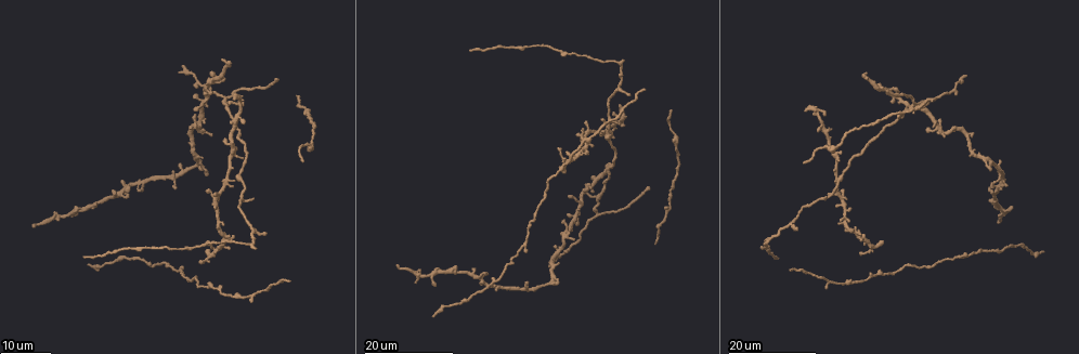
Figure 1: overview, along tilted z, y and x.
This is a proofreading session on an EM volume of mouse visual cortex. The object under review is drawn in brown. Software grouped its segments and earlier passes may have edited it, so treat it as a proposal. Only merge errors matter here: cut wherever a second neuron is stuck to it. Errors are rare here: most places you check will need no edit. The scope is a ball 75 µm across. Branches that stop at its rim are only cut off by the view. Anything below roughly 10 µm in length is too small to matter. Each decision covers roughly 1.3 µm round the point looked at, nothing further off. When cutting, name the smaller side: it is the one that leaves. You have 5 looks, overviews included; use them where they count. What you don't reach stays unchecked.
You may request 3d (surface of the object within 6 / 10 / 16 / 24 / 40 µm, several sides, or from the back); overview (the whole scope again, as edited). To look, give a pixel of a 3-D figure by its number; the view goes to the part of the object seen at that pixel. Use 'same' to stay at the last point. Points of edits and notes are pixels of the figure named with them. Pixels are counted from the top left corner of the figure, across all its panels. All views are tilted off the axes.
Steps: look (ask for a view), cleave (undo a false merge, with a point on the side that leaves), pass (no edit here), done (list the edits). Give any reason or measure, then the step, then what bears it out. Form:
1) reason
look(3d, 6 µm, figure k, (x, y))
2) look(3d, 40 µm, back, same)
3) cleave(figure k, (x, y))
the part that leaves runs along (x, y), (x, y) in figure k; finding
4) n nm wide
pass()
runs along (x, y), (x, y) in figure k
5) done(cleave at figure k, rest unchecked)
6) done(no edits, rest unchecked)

a fork
look(3d, 24 µm, figure 1, (228, 98))

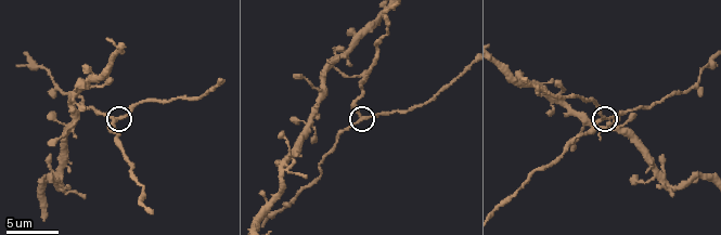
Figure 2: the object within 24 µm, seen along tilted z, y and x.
look(3d, 10 µm, figure 2, (362, 118))

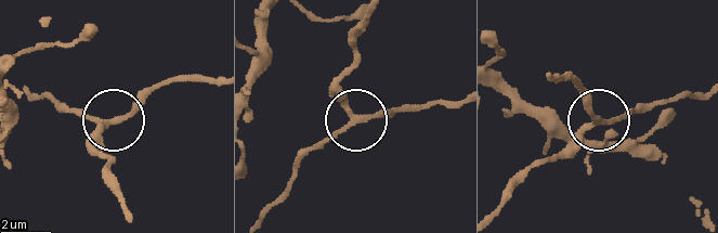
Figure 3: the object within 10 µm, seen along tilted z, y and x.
side arm 55 µm; 3 arms
pass()
one neuron here

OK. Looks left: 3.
three arms meet
look(3d, 10 µm, figure 2, (647, 108))

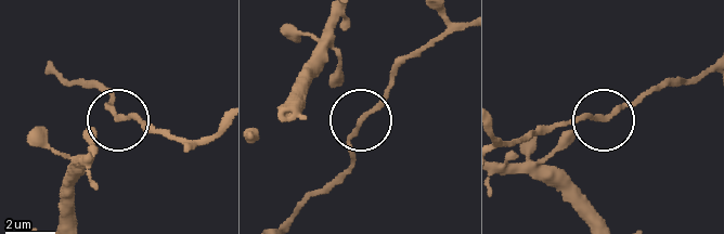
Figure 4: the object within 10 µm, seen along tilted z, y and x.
pass()
runs along (193, 148), (146, 122), (115, 117), (98, 81) in figure 4; one neuron here

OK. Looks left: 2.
three arms meet
look(3d, 16 µm, figure 1, (838, 180))

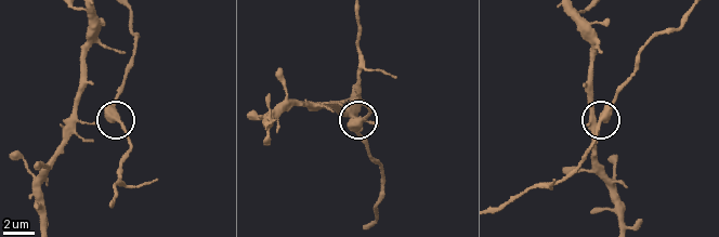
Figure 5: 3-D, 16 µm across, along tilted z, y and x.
closer look
look(3d, 10 µm, figure 5, (105, 116))

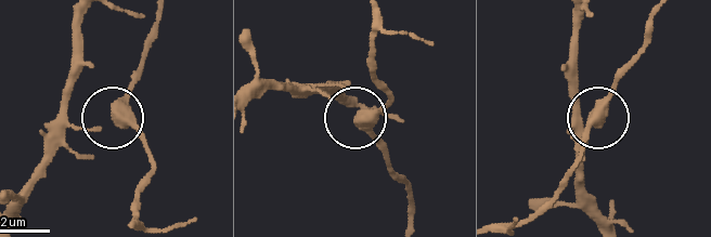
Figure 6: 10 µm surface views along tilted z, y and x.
350 nm wide
pass()
one neuron here

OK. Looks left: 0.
done(no edits, rest unchecked)

